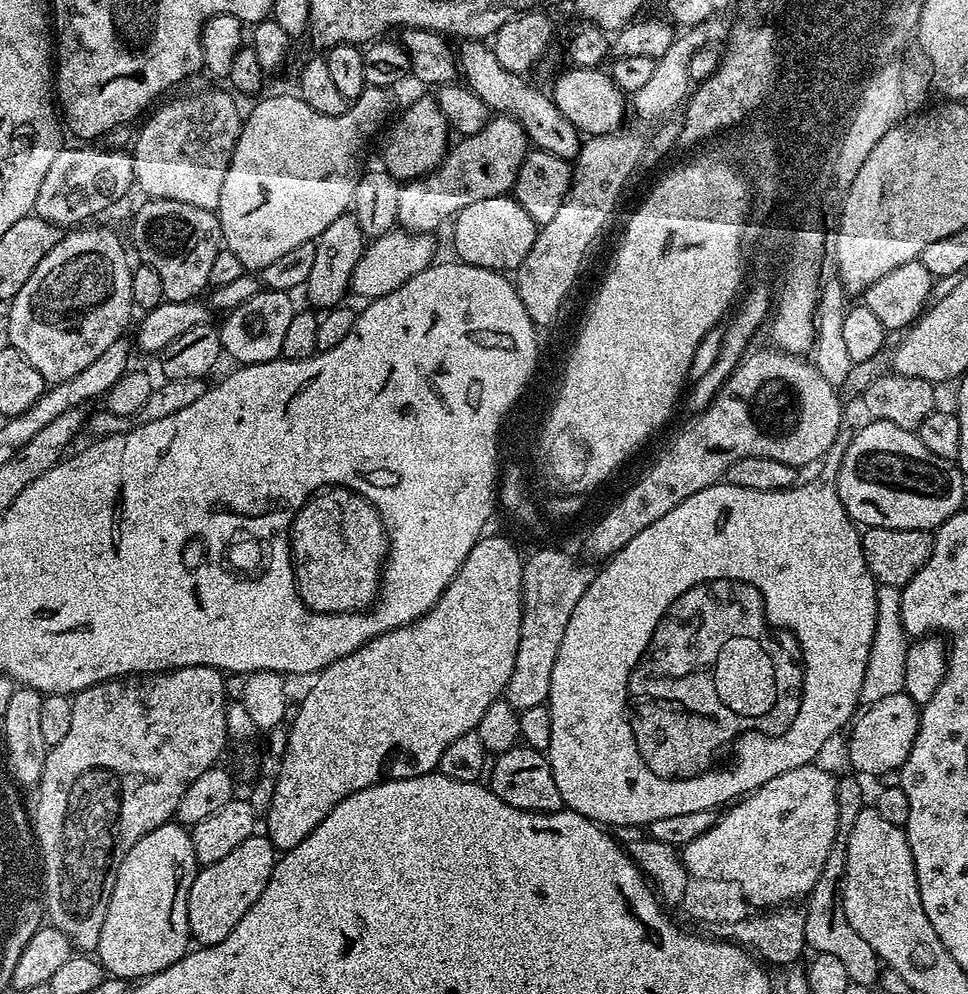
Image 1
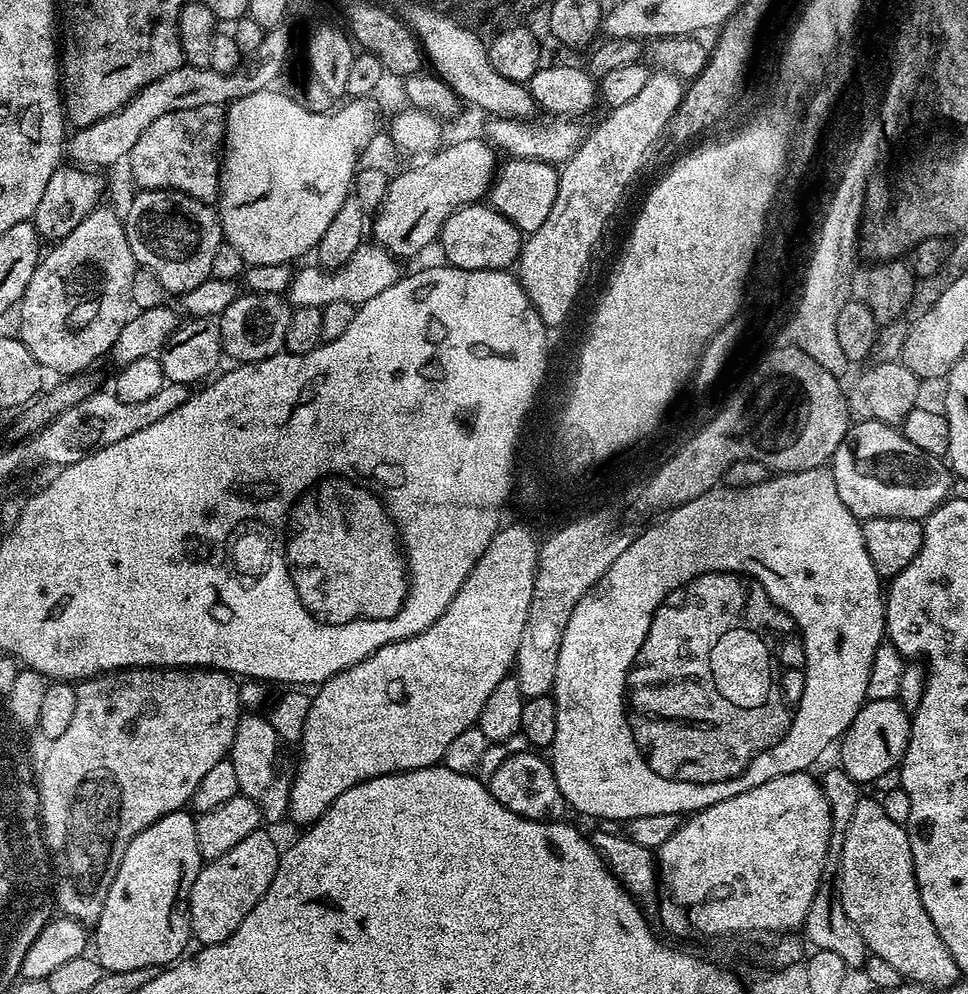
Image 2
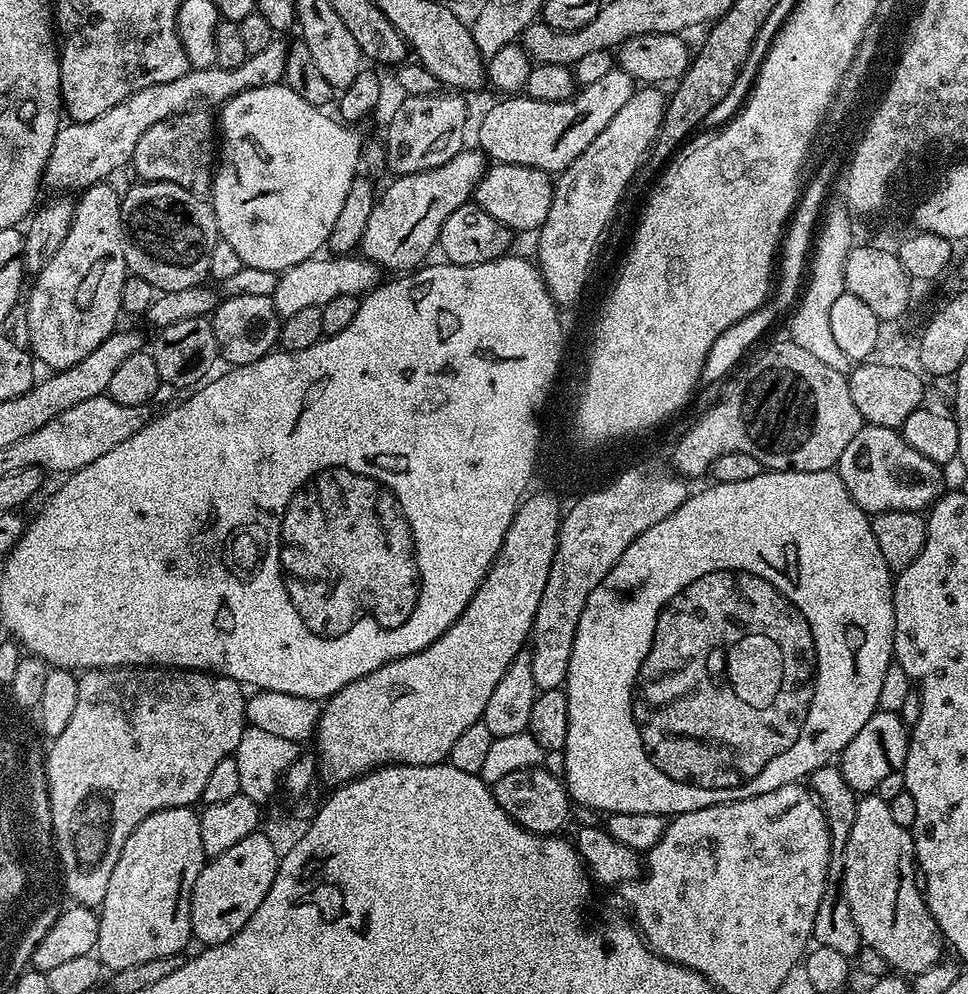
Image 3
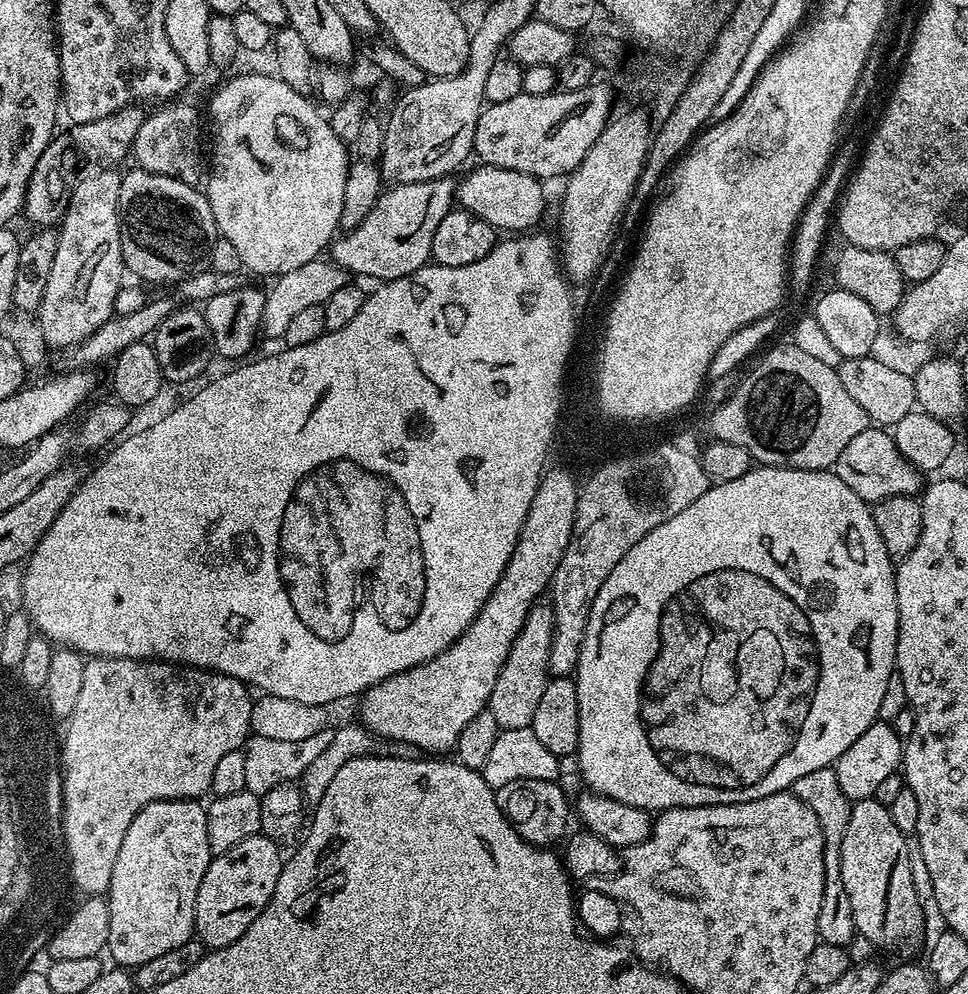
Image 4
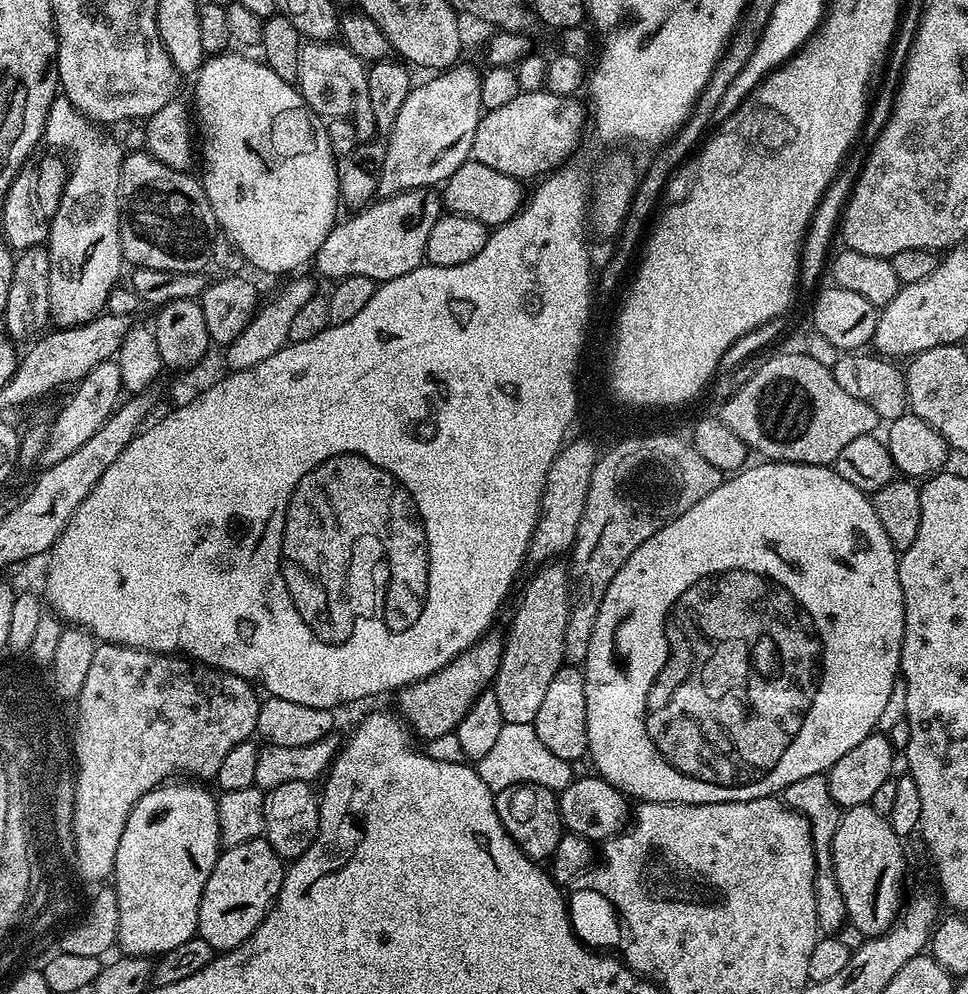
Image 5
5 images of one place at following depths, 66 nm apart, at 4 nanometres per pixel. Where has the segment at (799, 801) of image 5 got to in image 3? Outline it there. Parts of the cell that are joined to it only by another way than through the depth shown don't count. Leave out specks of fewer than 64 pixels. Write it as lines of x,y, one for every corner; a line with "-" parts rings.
829,762
818,766
807,777
807,787
813,796
820,801
824,817
830,830
832,857
828,860
828,885
822,894
822,902
818,902
818,914
814,914
814,930
812,935
816,944
830,946
830,950
838,950
838,954
852,958
859,951
862,941
858,934
858,926
854,926
854,914
850,914
850,906
844,897
844,847
846,838
850,838
850,826
854,826
854,810
858,794
850,786
846,786
846,778
835,763

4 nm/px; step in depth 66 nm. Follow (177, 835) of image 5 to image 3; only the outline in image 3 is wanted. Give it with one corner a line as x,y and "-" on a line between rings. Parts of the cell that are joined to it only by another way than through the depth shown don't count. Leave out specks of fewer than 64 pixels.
191,807
158,810
143,820
130,838
126,838
126,846
122,846
122,854
118,854
118,866
114,866
114,874
110,874
106,898
98,906
100,925
95,955
100,957
105,969
117,972
126,966
150,962
153,958
180,956
188,940
193,939
190,898
206,857
202,850
200,818
192,811

